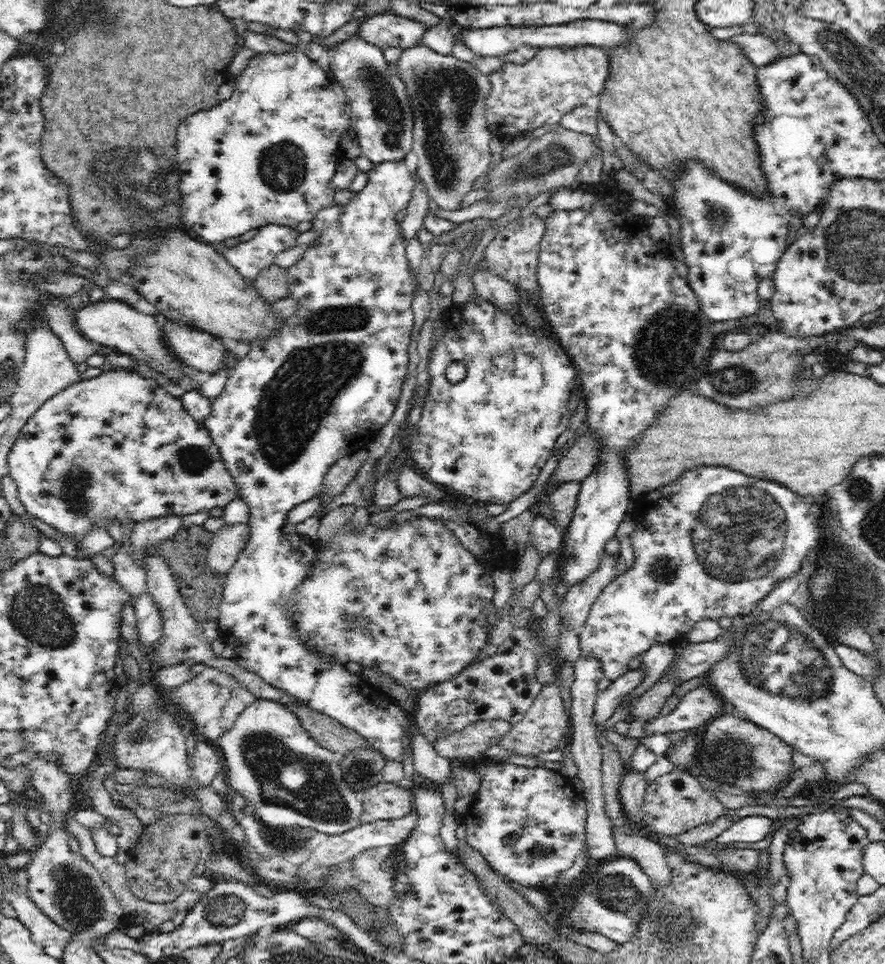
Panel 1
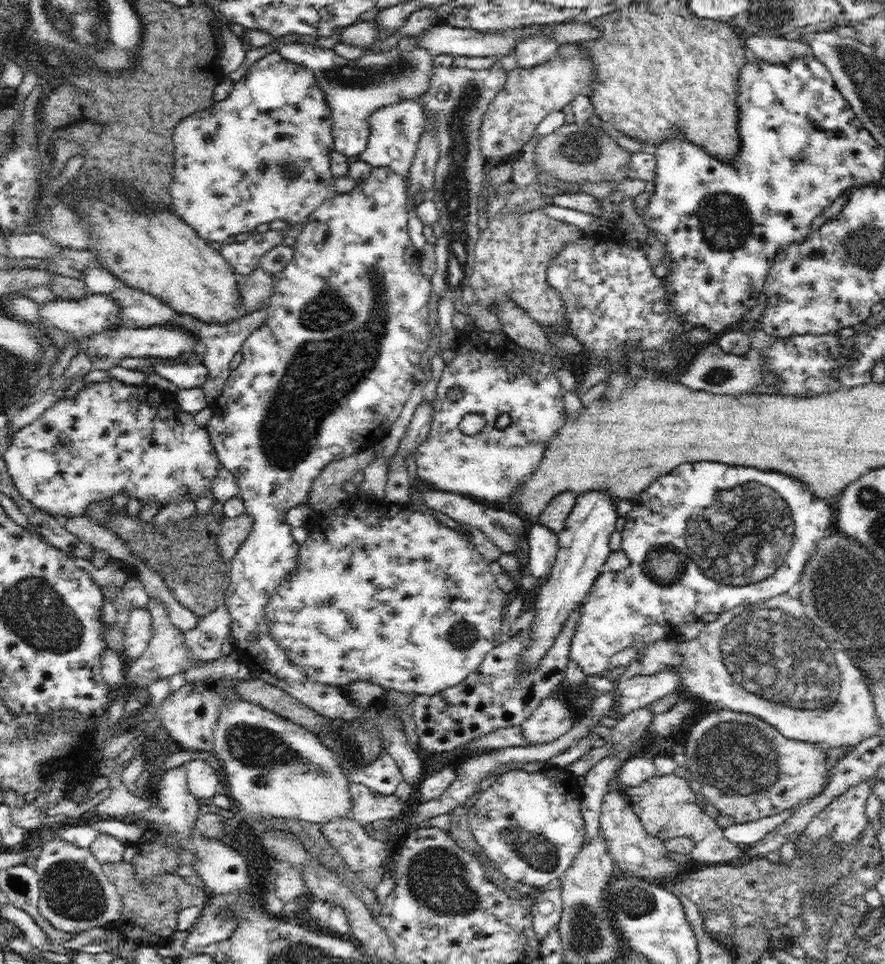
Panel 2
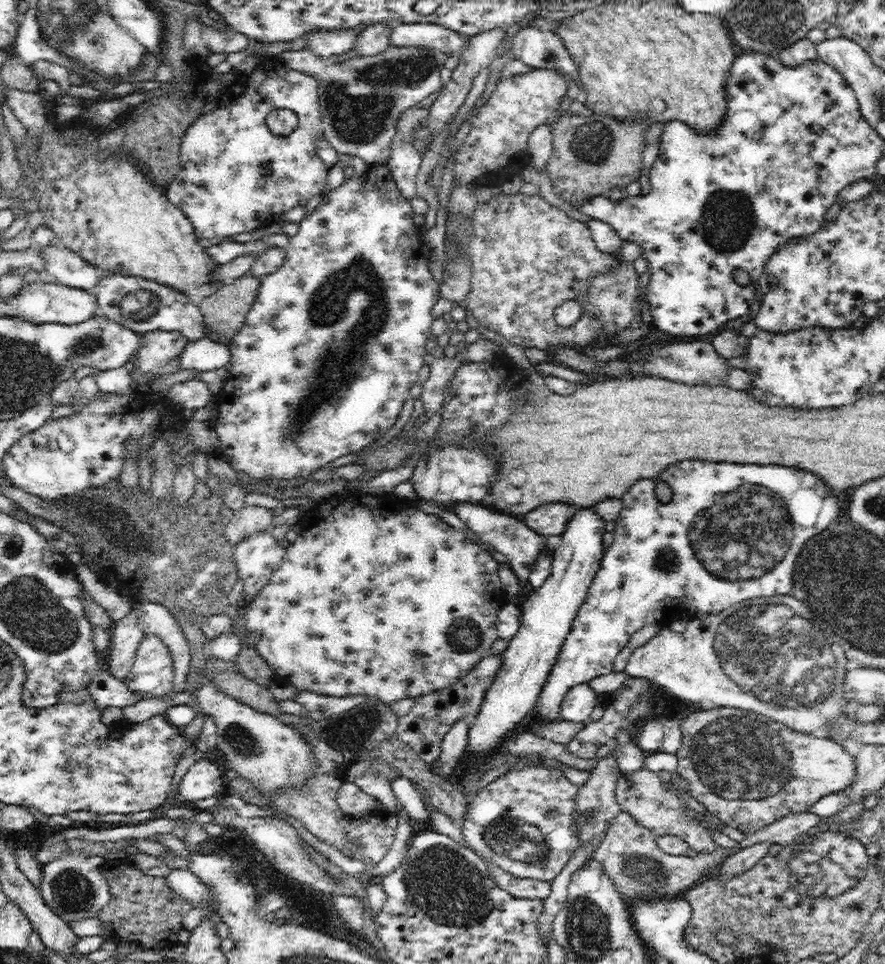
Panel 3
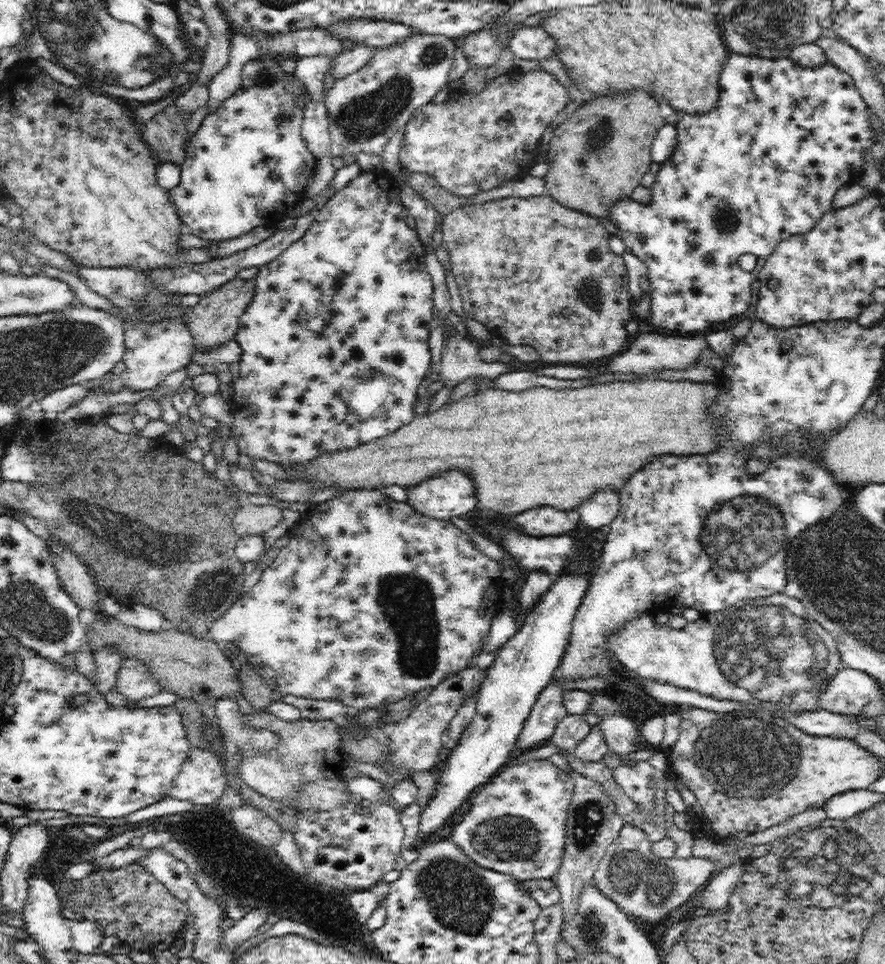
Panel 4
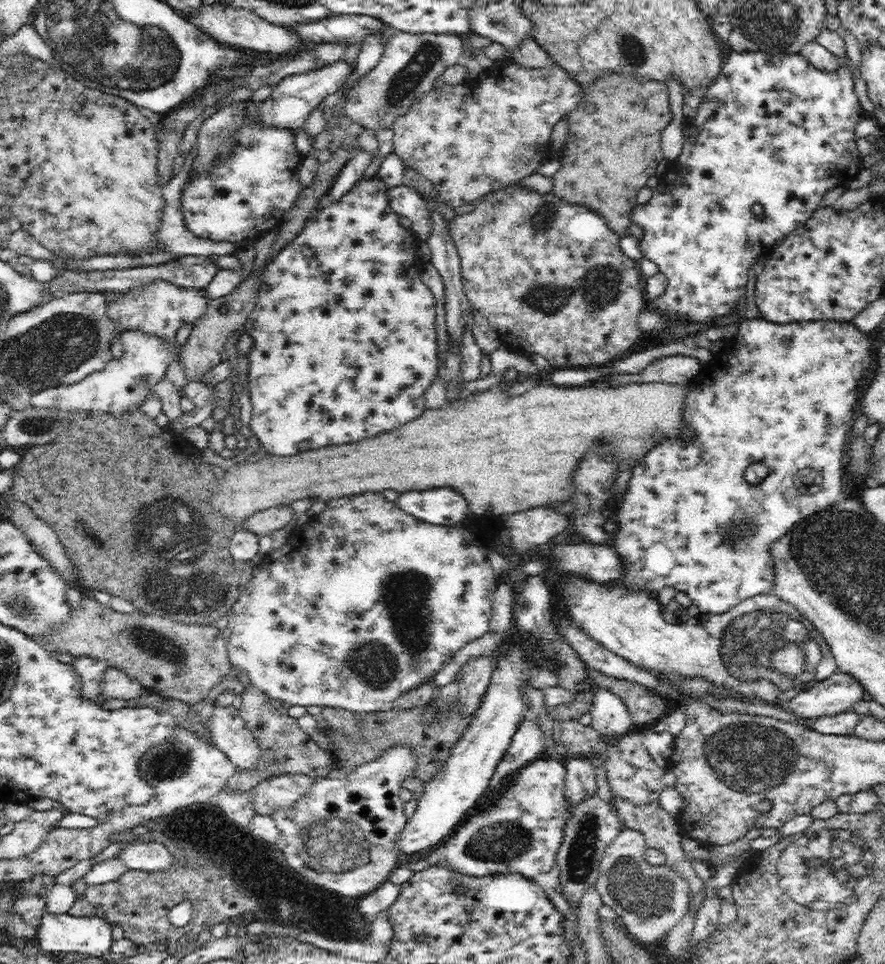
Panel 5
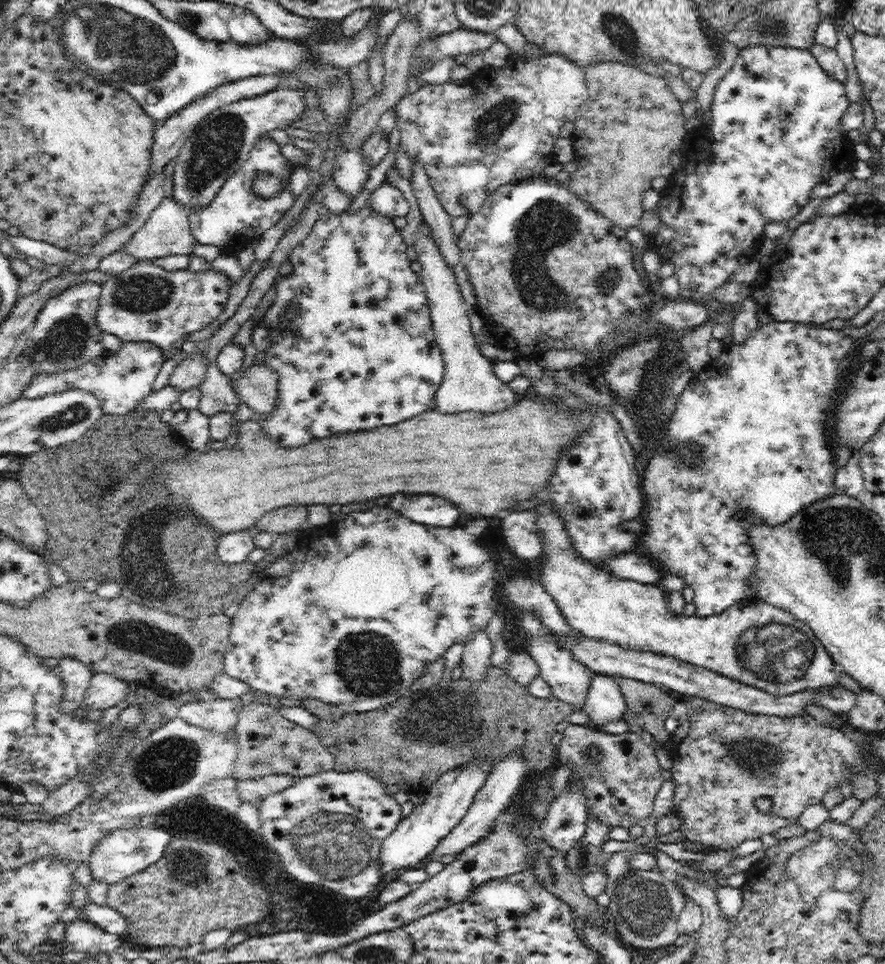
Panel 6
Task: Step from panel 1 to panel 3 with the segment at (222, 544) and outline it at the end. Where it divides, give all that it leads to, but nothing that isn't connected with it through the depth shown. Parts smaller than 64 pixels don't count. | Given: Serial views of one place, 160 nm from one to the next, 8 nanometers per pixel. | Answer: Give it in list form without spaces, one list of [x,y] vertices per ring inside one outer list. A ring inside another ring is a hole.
[[[244,506],[232,515],[226,525],[225,535],[232,545],[243,540],[252,541],[258,533],[270,530],[272,521],[272,510],[260,506]]]

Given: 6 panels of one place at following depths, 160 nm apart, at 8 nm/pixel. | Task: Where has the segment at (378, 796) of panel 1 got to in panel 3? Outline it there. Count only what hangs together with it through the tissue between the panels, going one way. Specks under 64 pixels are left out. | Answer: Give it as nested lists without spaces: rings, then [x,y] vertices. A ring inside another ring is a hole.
[[[344,780],[337,791],[336,802],[342,812],[347,815],[365,815],[371,812],[382,811],[381,802],[363,792],[356,784]]]

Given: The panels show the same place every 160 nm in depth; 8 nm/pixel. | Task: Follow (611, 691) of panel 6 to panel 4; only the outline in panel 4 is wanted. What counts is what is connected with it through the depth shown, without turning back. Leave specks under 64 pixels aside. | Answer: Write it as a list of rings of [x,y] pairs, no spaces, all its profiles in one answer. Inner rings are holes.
[[[611,714],[602,716],[599,726],[607,750],[620,756],[630,756],[641,747],[641,730],[626,716],[626,714]]]

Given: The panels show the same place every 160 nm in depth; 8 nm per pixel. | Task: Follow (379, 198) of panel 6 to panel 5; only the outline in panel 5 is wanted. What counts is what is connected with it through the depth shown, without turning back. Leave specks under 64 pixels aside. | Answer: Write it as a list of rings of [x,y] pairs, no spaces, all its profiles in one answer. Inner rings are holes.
[[[405,185],[396,186],[396,188],[390,188],[386,192],[386,197],[388,198],[388,205],[390,209],[398,216],[406,216],[411,220],[413,225],[410,229],[416,236],[421,236],[419,241],[426,241],[426,236],[429,232],[428,223],[426,223],[426,218],[428,218],[429,209],[426,205],[425,200],[414,190],[406,187]]]

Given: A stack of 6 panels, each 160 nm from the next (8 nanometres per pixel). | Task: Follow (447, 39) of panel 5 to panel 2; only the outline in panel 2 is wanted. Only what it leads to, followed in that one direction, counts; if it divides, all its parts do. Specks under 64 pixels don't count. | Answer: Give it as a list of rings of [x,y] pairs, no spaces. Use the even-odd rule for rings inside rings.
[[[294,42],[290,44],[281,43],[277,51],[286,59],[296,64],[301,64],[304,68],[312,71],[317,78],[320,89],[324,91],[326,105],[330,107],[330,117],[332,117],[332,138],[333,150],[344,156],[356,156],[360,154],[368,144],[368,135],[370,125],[368,117],[378,110],[381,106],[392,104],[402,99],[417,99],[422,97],[423,92],[428,90],[431,68],[433,67],[433,58],[424,47],[414,48],[414,50],[400,50],[399,46],[384,50],[381,52],[368,52],[358,59],[350,58],[336,54],[334,49],[322,48],[315,44],[305,44]]]

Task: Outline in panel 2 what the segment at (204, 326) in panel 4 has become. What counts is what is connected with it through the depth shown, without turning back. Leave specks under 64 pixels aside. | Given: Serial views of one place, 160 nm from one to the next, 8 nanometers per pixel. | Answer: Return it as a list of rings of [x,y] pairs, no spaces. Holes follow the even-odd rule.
[[[260,267],[254,272],[244,275],[238,282],[238,295],[240,295],[243,305],[243,312],[252,313],[261,310],[265,301],[271,295],[272,275],[266,273]]]

